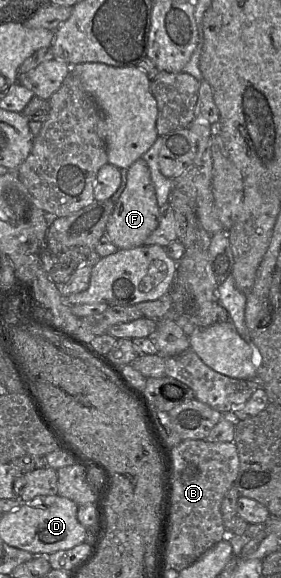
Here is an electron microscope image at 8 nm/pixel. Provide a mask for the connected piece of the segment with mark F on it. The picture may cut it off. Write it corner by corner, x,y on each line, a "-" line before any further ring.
143,158
137,159
127,168
126,185
115,202
106,225
105,234
117,249
131,249
145,244
147,237
158,225
159,205
157,204
150,171

